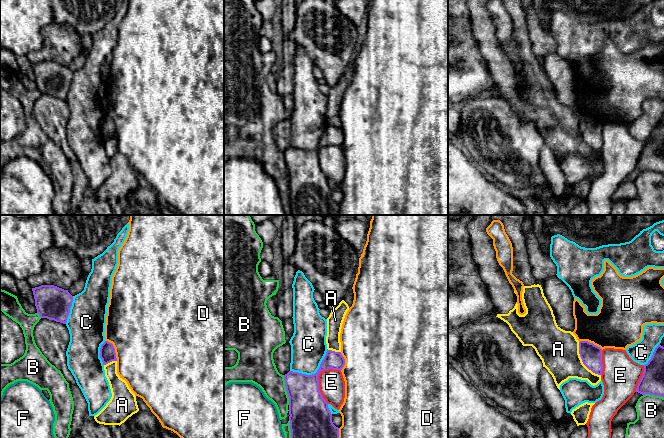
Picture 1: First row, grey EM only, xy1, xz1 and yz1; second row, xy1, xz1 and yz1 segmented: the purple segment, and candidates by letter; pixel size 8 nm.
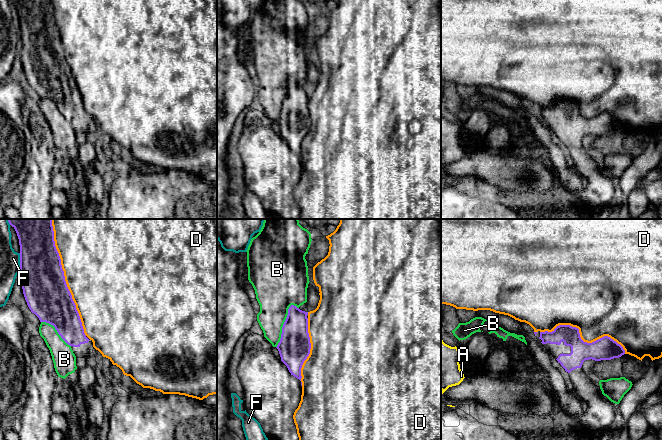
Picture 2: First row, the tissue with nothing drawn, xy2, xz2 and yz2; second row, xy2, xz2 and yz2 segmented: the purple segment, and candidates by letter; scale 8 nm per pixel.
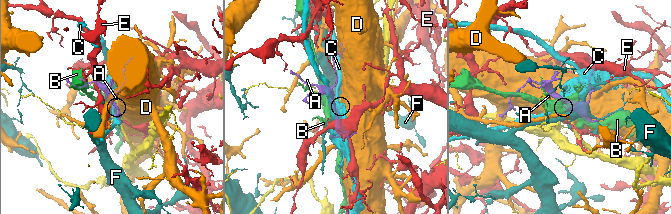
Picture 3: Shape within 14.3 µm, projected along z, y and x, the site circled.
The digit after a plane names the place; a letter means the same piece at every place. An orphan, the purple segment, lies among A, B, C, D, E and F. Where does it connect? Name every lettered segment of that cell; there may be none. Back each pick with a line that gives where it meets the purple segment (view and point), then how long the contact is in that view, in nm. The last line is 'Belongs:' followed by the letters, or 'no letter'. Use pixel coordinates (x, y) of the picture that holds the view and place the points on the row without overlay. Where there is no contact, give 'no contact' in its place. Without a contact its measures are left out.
Belongs: no letter

